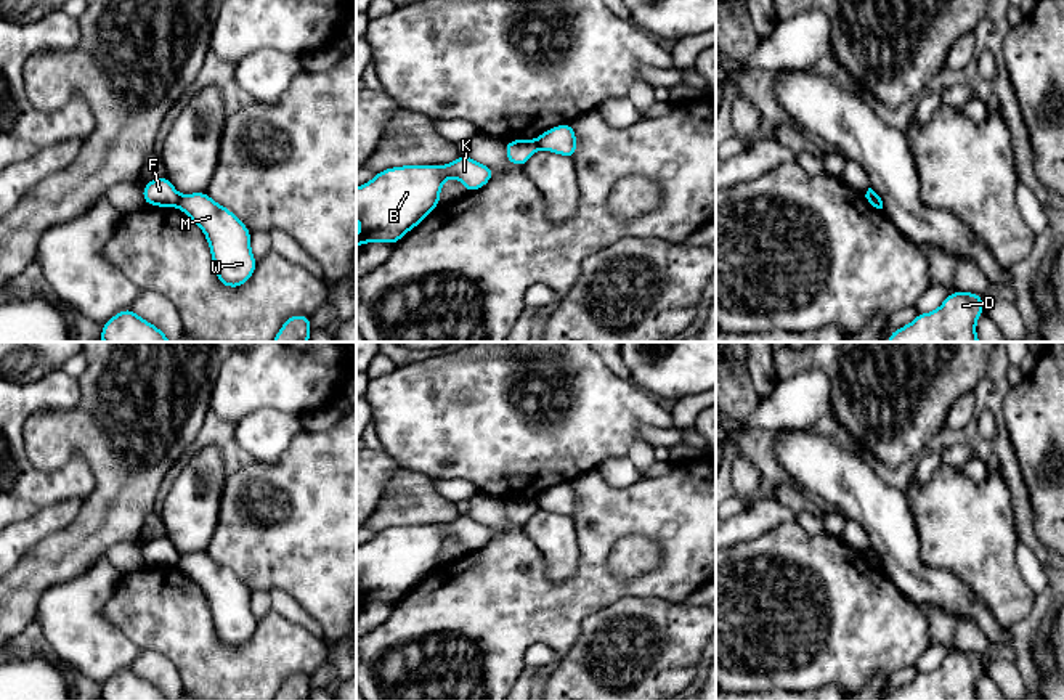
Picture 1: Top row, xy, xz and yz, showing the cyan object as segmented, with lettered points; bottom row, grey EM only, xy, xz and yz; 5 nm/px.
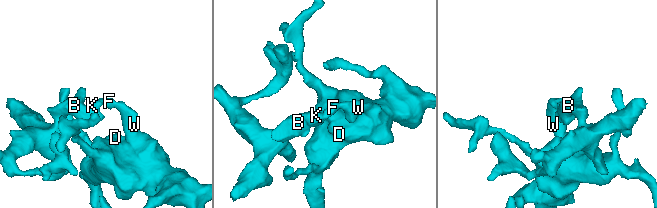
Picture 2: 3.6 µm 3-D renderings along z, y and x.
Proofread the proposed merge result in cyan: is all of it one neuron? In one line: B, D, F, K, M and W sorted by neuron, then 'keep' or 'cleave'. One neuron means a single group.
B F K / D M W; cleave

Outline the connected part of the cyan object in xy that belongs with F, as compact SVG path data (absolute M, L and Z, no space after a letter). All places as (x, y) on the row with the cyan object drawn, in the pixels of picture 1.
M167 177L152 178L141 189L146 206L177 207L180 194Z

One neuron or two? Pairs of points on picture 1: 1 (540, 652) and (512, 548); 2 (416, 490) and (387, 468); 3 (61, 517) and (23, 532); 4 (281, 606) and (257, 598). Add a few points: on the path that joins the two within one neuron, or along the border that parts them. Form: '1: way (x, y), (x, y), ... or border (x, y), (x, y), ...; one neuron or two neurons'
1: border (559, 657), (543, 644), (532, 644), (522, 663); two neurons
2: border (402, 469), (389, 480), (377, 506); two neurons
3: way (52, 519), (32, 530); one neuron
4: border (268, 593), (273, 609); two neurons

